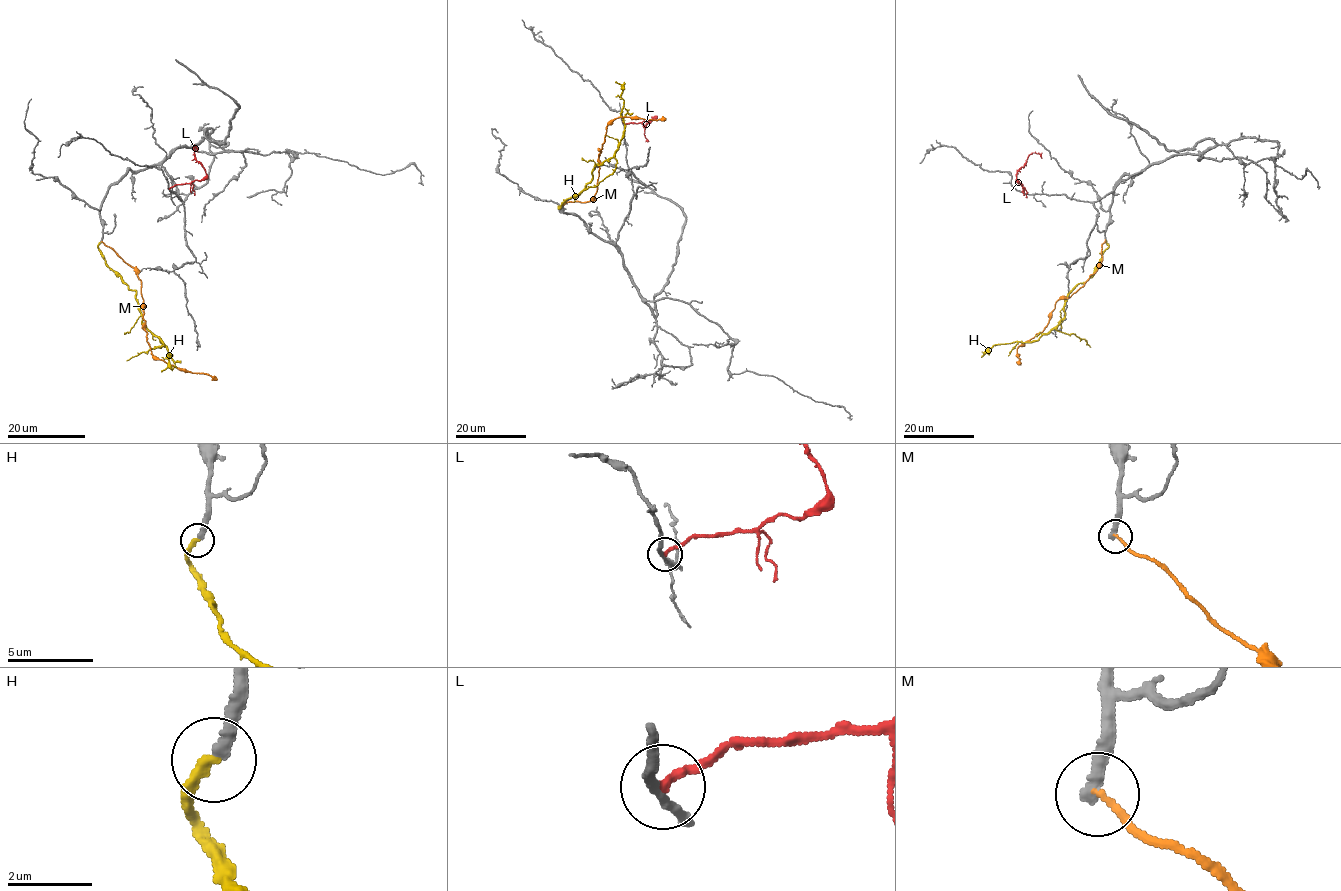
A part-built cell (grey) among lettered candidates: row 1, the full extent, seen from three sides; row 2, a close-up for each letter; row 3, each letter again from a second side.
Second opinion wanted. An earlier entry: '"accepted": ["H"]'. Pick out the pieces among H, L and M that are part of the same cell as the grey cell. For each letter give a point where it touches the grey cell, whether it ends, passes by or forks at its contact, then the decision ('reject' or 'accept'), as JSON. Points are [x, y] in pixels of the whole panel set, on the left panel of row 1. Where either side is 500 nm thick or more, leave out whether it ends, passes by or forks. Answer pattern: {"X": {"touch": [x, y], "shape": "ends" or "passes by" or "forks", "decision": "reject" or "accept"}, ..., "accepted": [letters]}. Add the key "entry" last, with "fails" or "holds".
{"H": {"touch": [100, 243], "shape": "ends", "decision": "accept"}, "L": {"touch": [169, 189], "shape": "ends", "decision": "reject"}, "M": {"touch": [101, 242], "shape": "ends", "decision": "reject"}, "accepted": ["H"], "entry": "holds"}

